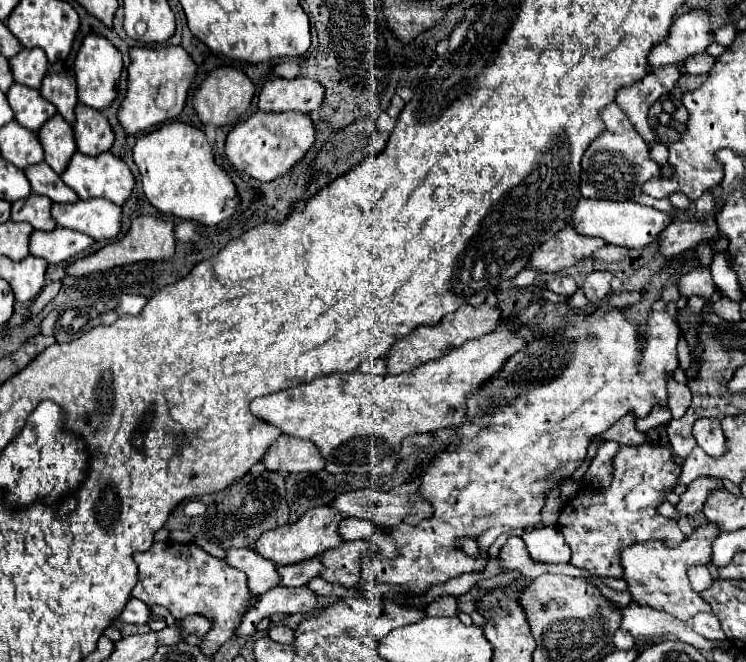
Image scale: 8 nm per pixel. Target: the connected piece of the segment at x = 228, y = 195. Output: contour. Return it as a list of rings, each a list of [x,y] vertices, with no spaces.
[[[168,122],[140,136],[134,146],[134,162],[140,170],[146,198],[160,212],[214,226],[240,208],[240,194],[230,174],[216,164],[206,134],[190,124]]]

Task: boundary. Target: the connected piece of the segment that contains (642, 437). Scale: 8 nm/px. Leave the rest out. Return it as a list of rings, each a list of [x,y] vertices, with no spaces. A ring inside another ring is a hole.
[[[628,412],[624,418],[620,418],[608,432],[596,436],[596,440],[606,442],[606,440],[614,440],[618,444],[626,444],[626,446],[636,446],[636,444],[644,444],[646,442],[646,434],[636,430],[636,416],[632,412]]]

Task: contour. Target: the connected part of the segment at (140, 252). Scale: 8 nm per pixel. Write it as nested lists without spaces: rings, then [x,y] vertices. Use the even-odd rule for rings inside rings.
[[[138,216],[128,234],[116,242],[106,244],[104,248],[100,248],[98,252],[78,258],[72,264],[68,264],[66,274],[68,276],[86,276],[92,272],[102,272],[102,270],[110,270],[114,266],[126,266],[126,264],[134,264],[134,262],[142,262],[142,260],[170,260],[174,256],[174,246],[176,246],[176,238],[174,238],[174,224],[172,222],[164,222],[158,220],[154,216]]]

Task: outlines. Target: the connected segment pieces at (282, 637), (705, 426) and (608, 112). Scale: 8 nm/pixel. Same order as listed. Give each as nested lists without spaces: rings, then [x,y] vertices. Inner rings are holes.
[[[272,626],[268,630],[268,636],[280,644],[292,644],[294,642],[294,632],[288,626]]]
[[[700,418],[694,422],[692,430],[698,446],[708,454],[708,456],[724,456],[728,446],[726,446],[726,436],[722,430],[722,424],[718,418]]]
[[[608,104],[602,112],[606,132],[588,146],[582,158],[582,182],[580,192],[584,198],[602,200],[630,200],[642,194],[642,184],[660,174],[660,166],[650,158],[650,148],[636,132],[630,118],[618,104]]]

